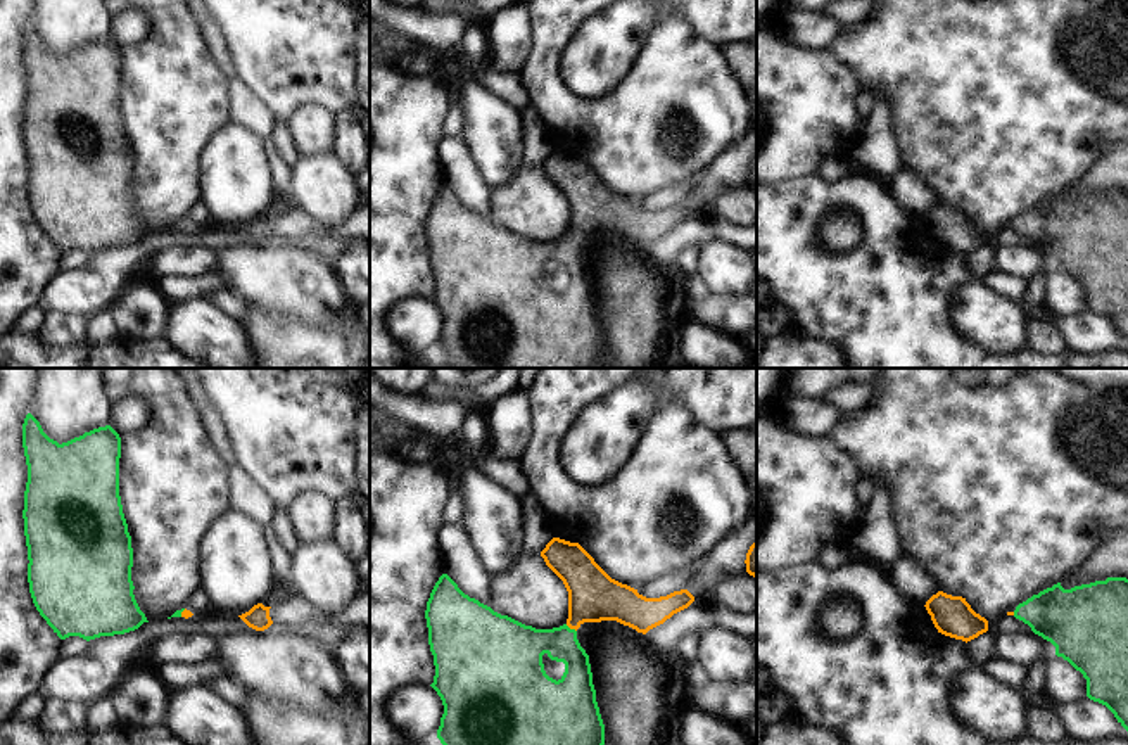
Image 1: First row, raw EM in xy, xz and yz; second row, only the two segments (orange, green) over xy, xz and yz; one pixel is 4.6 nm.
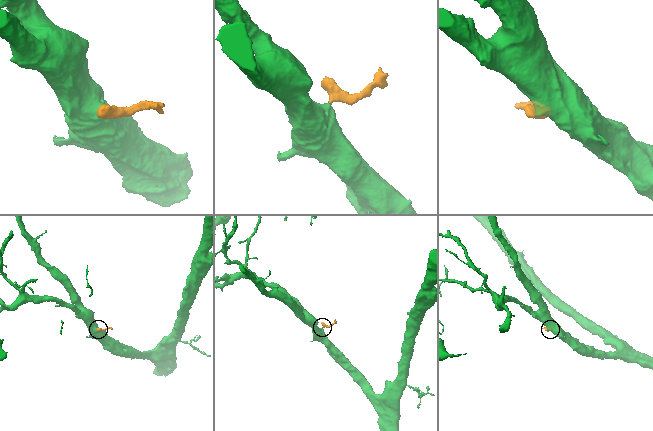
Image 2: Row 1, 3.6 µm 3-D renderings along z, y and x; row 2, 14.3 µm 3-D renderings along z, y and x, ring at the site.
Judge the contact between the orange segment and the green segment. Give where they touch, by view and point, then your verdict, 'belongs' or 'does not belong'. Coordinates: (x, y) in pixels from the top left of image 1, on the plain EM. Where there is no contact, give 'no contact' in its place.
contact xz (570, 241); belongs

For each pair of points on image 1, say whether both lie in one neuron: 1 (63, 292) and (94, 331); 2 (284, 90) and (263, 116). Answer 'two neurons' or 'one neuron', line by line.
1: two neurons
2: two neurons

